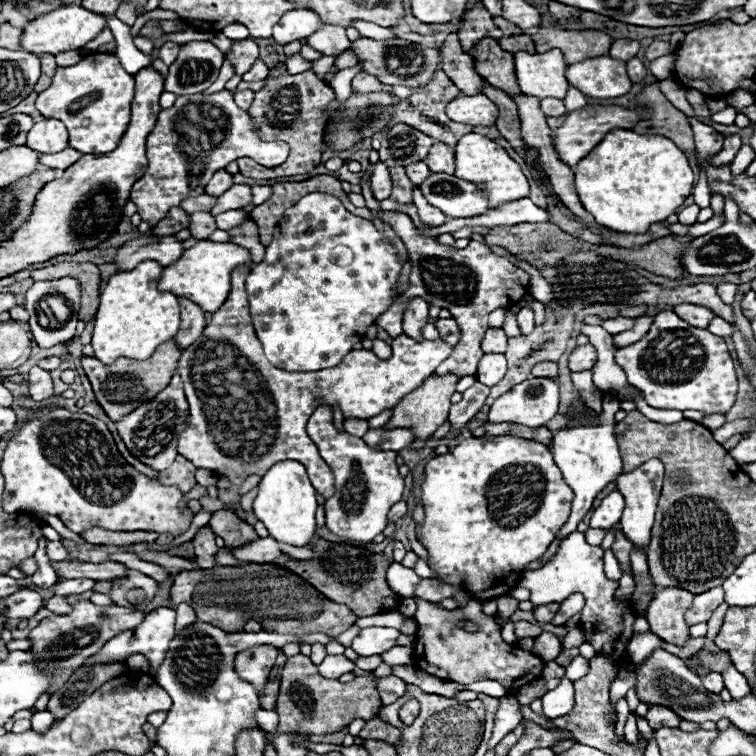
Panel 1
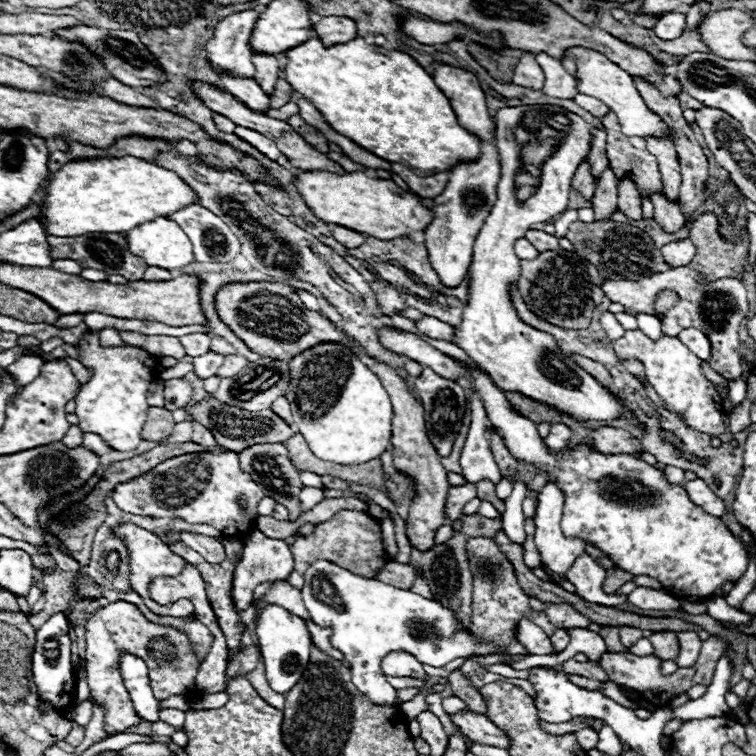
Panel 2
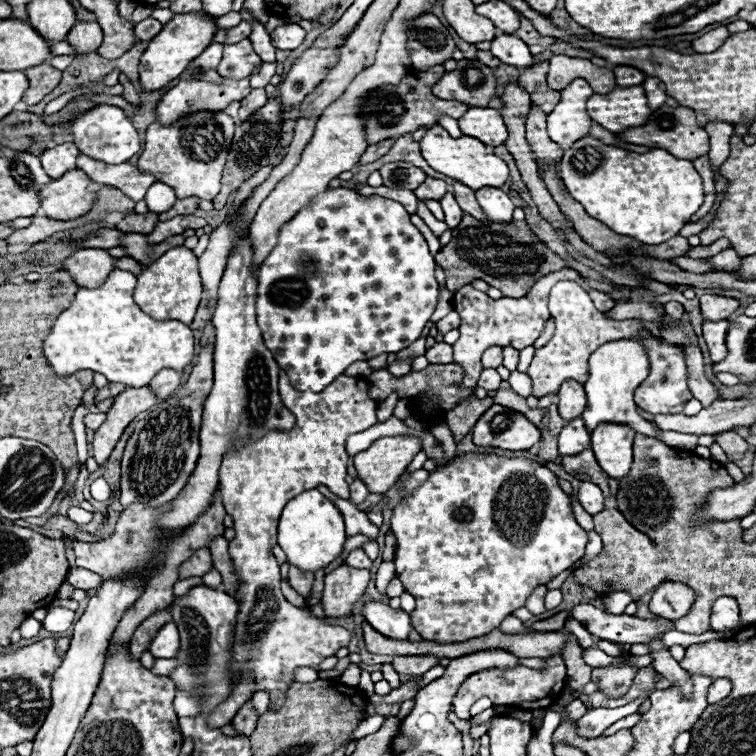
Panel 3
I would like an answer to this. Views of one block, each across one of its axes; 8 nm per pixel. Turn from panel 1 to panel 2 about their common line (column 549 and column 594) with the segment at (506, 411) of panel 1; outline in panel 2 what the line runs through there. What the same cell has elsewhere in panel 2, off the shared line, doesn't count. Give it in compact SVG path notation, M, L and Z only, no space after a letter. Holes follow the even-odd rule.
M530 106L500 108L494 120L502 172L496 184L496 202L474 244L470 300L462 324L456 328L454 342L506 392L524 394L574 420L610 422L624 418L630 426L644 428L636 420L634 410L574 364L550 334L524 324L516 316L508 294L508 284L516 284L520 276L520 258L514 254L514 242L524 236L530 224L546 222L566 210L572 176L590 152L590 124L564 108Z

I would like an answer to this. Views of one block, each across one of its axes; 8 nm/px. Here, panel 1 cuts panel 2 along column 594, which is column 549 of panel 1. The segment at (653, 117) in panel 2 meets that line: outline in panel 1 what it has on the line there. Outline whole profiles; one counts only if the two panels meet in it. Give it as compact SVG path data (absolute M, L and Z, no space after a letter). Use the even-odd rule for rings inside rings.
M548 50L544 54L516 52L516 78L522 94L534 98L558 98L564 100L568 92L566 60L560 50Z

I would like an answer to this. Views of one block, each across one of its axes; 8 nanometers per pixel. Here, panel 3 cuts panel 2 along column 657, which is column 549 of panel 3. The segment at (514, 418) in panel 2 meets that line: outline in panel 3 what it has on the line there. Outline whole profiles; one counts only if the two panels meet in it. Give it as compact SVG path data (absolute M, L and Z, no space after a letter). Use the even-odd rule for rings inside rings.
M464 452L458 454L450 464L436 468L430 472L430 478L414 492L414 496L406 502L394 508L392 514L392 530L398 540L396 554L394 554L394 564L396 564L396 576L404 584L404 590L410 592L416 598L416 610L410 614L412 626L420 632L422 638L430 640L470 640L484 636L500 626L500 622L510 616L516 608L522 608L526 604L526 598L532 594L532 588L540 584L548 584L554 576L560 572L568 570L574 562L578 562L584 554L586 548L586 532L578 526L574 512L572 512L572 502L566 492L562 492L558 484L558 476L546 468L544 464L538 464L528 458L504 458L498 454L482 454L482 452Z

